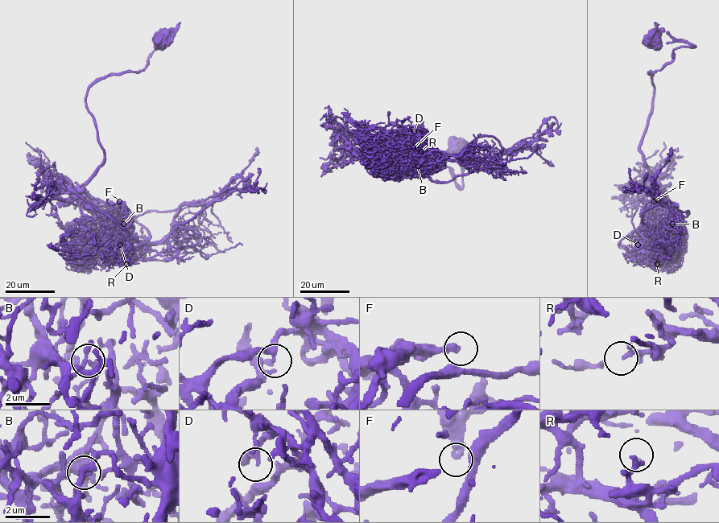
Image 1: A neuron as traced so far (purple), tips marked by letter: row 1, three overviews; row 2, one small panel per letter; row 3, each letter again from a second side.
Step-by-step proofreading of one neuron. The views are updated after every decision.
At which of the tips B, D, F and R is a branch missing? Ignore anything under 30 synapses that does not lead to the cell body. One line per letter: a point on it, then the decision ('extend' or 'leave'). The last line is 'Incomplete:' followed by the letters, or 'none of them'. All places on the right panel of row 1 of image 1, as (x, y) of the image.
B: (672, 224) | leave
D: (638, 245) | leave
F: (654, 201) | leave
R: (657, 264) | extend
Incomplete: R

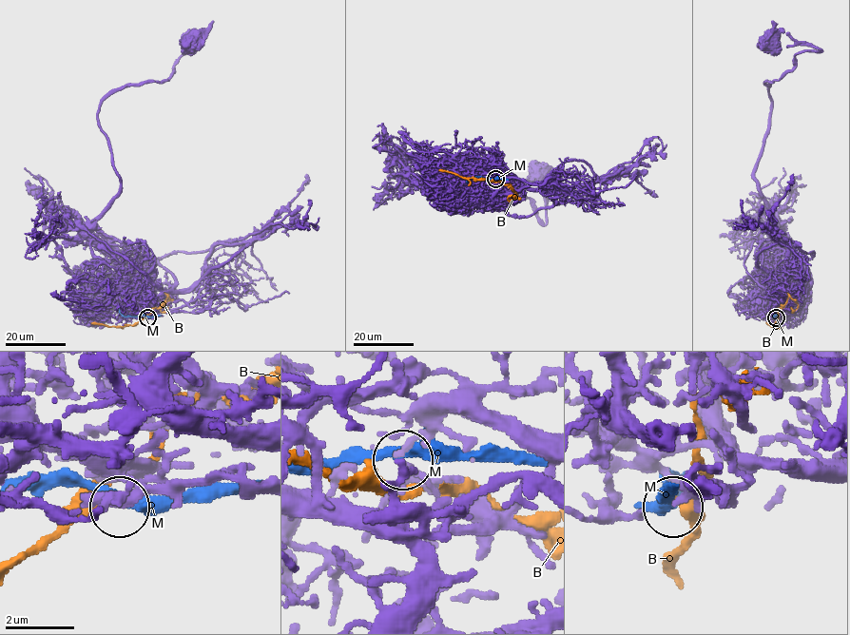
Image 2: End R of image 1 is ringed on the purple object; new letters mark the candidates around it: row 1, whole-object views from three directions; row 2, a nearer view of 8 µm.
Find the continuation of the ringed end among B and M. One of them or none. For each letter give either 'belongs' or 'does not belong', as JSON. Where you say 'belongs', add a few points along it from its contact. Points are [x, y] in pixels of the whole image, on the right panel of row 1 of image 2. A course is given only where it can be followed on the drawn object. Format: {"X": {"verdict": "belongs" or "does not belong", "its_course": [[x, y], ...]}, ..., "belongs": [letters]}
{"B": {"verdict": "does not belong"}, "M": {"verdict": "does not belong"}, "belongs": []}

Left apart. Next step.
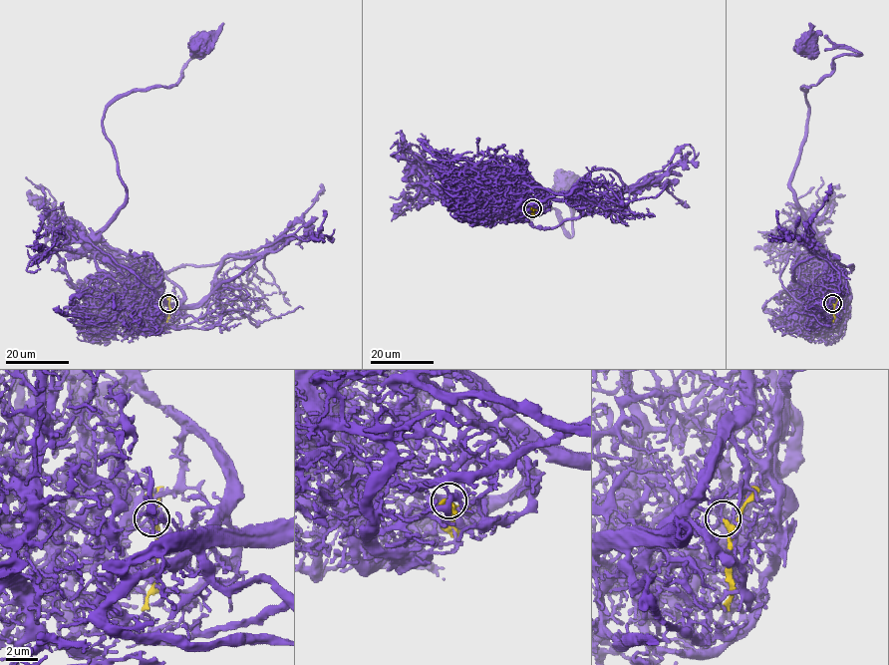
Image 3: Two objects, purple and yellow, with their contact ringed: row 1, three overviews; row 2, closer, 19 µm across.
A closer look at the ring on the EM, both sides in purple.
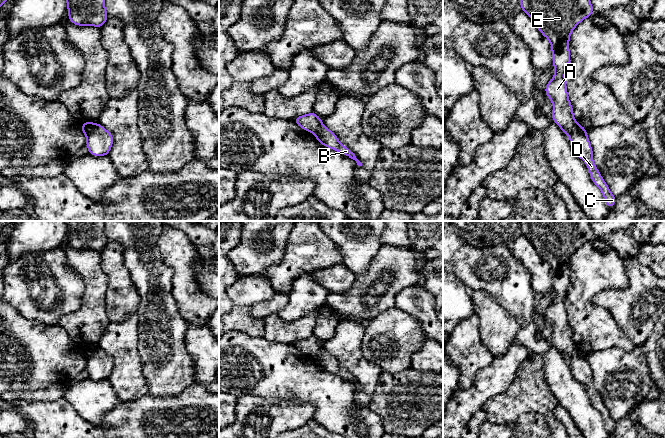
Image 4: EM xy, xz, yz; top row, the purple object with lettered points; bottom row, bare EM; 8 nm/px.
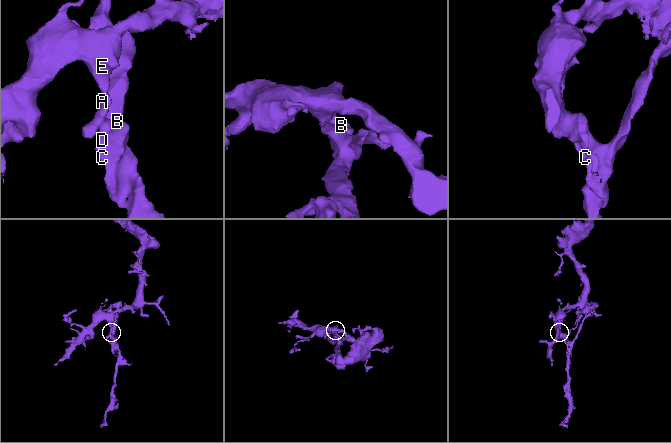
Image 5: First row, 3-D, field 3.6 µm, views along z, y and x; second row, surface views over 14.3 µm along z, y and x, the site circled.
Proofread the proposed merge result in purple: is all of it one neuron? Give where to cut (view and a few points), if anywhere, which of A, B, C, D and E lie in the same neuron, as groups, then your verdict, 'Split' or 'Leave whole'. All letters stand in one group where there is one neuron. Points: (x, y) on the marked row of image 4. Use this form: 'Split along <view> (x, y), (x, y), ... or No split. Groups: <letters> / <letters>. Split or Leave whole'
Split along xy (96, 123), (87, 135). Groups: A E / B C D. Split

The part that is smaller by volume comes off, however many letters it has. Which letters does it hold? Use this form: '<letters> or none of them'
B, C, D

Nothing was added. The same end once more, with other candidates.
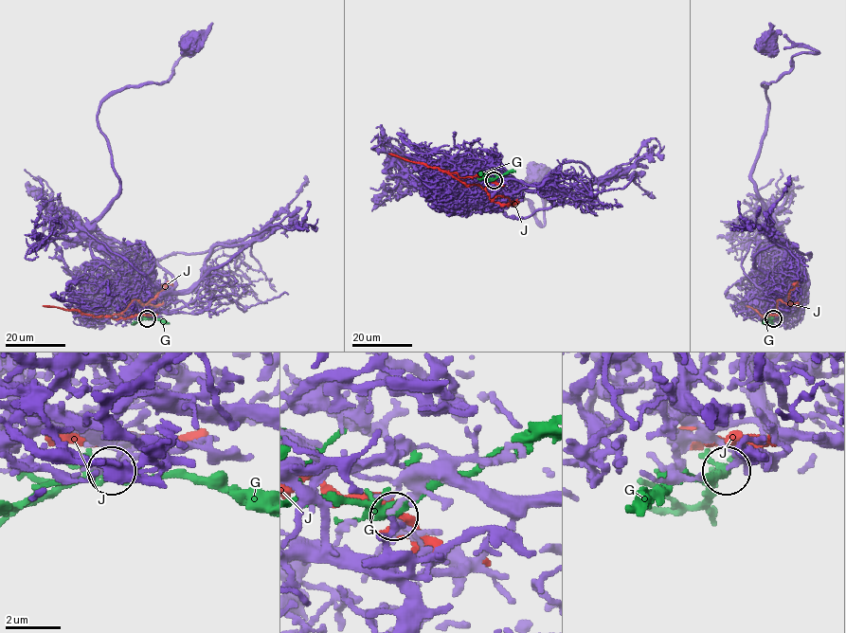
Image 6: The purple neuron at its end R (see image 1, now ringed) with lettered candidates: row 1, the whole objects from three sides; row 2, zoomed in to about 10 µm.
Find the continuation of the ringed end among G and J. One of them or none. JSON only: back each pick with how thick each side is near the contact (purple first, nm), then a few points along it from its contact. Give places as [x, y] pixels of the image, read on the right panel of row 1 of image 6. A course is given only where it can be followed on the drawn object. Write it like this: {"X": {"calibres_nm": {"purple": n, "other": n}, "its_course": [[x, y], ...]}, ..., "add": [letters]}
{"G": {"calibres_nm": {"purple": 170, "other": 340}}, "add": ["G"]}

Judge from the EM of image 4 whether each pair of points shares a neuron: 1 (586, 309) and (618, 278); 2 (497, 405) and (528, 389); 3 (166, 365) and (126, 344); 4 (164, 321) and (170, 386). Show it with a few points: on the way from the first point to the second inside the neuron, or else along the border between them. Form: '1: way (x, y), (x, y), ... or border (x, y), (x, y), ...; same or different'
1: way (586, 298), (604, 278), (607, 278); same
2: way (505, 403), (512, 403), (520, 397); same
3: border (138, 326), (138, 354), (143, 373); different
4: way (164, 337), (164, 357), (168, 370); same

